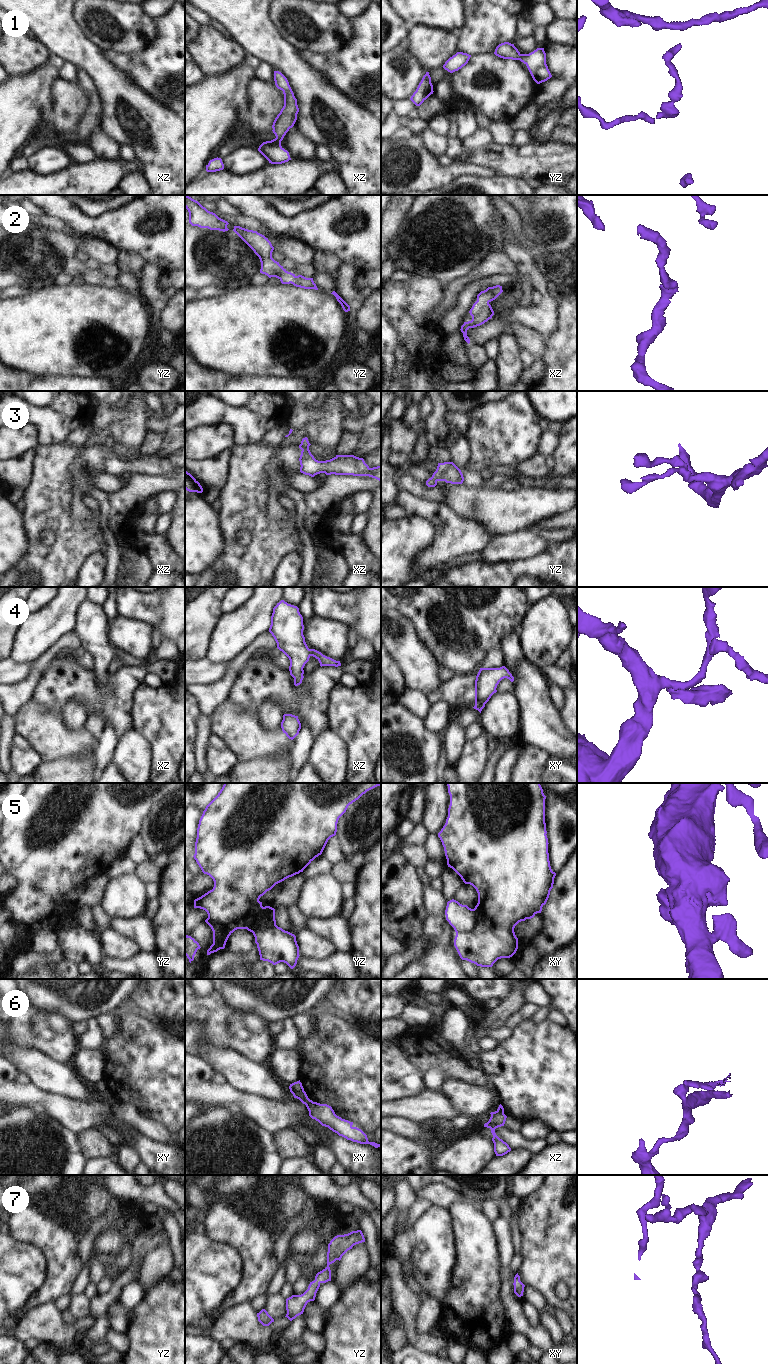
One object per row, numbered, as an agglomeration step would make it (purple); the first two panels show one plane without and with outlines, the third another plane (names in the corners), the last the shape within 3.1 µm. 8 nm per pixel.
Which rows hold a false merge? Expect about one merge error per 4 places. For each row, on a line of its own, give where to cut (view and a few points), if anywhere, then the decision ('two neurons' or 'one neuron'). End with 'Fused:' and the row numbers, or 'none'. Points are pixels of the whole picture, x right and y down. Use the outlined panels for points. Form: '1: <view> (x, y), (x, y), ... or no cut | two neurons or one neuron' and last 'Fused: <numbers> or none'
1: no cut | one neuron
2: no cut | one neuron
3: no cut | one neuron
4: no cut | one neuron
5: yz (274, 910), (271, 910), (258, 921), (256, 925), (257, 931) | two neurons
6: xy (307, 1096), (300, 1100) | two neurons
7: no cut | one neuron
Fused: 5, 6

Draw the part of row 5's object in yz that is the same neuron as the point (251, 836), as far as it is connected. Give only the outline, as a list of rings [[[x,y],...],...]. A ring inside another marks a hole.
[[[224,783],[218,795],[206,806],[199,820],[197,838],[195,842],[195,854],[193,856],[202,872],[209,875],[214,881],[214,887],[212,890],[194,900],[194,908],[200,908],[207,912],[208,918],[205,922],[213,931],[213,944],[207,950],[207,955],[217,952],[220,949],[224,949],[229,936],[235,930],[247,929],[252,932],[255,937],[255,943],[257,944],[260,960],[268,961],[273,965],[284,962],[293,969],[300,956],[296,936],[278,926],[266,931],[257,931],[256,925],[258,921],[262,917],[266,916],[270,911],[275,911],[275,909],[270,906],[263,907],[262,902],[260,902],[259,899],[276,884],[303,872],[303,870],[316,857],[321,855],[328,840],[336,835],[338,820],[346,812],[348,806],[358,800],[367,791],[377,786],[381,786],[381,783]]]

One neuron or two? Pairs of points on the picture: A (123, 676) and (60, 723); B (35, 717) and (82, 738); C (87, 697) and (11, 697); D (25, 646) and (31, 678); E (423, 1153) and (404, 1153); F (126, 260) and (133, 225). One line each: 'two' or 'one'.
A: two
B: one
C: two
D: two
E: one
F: two

